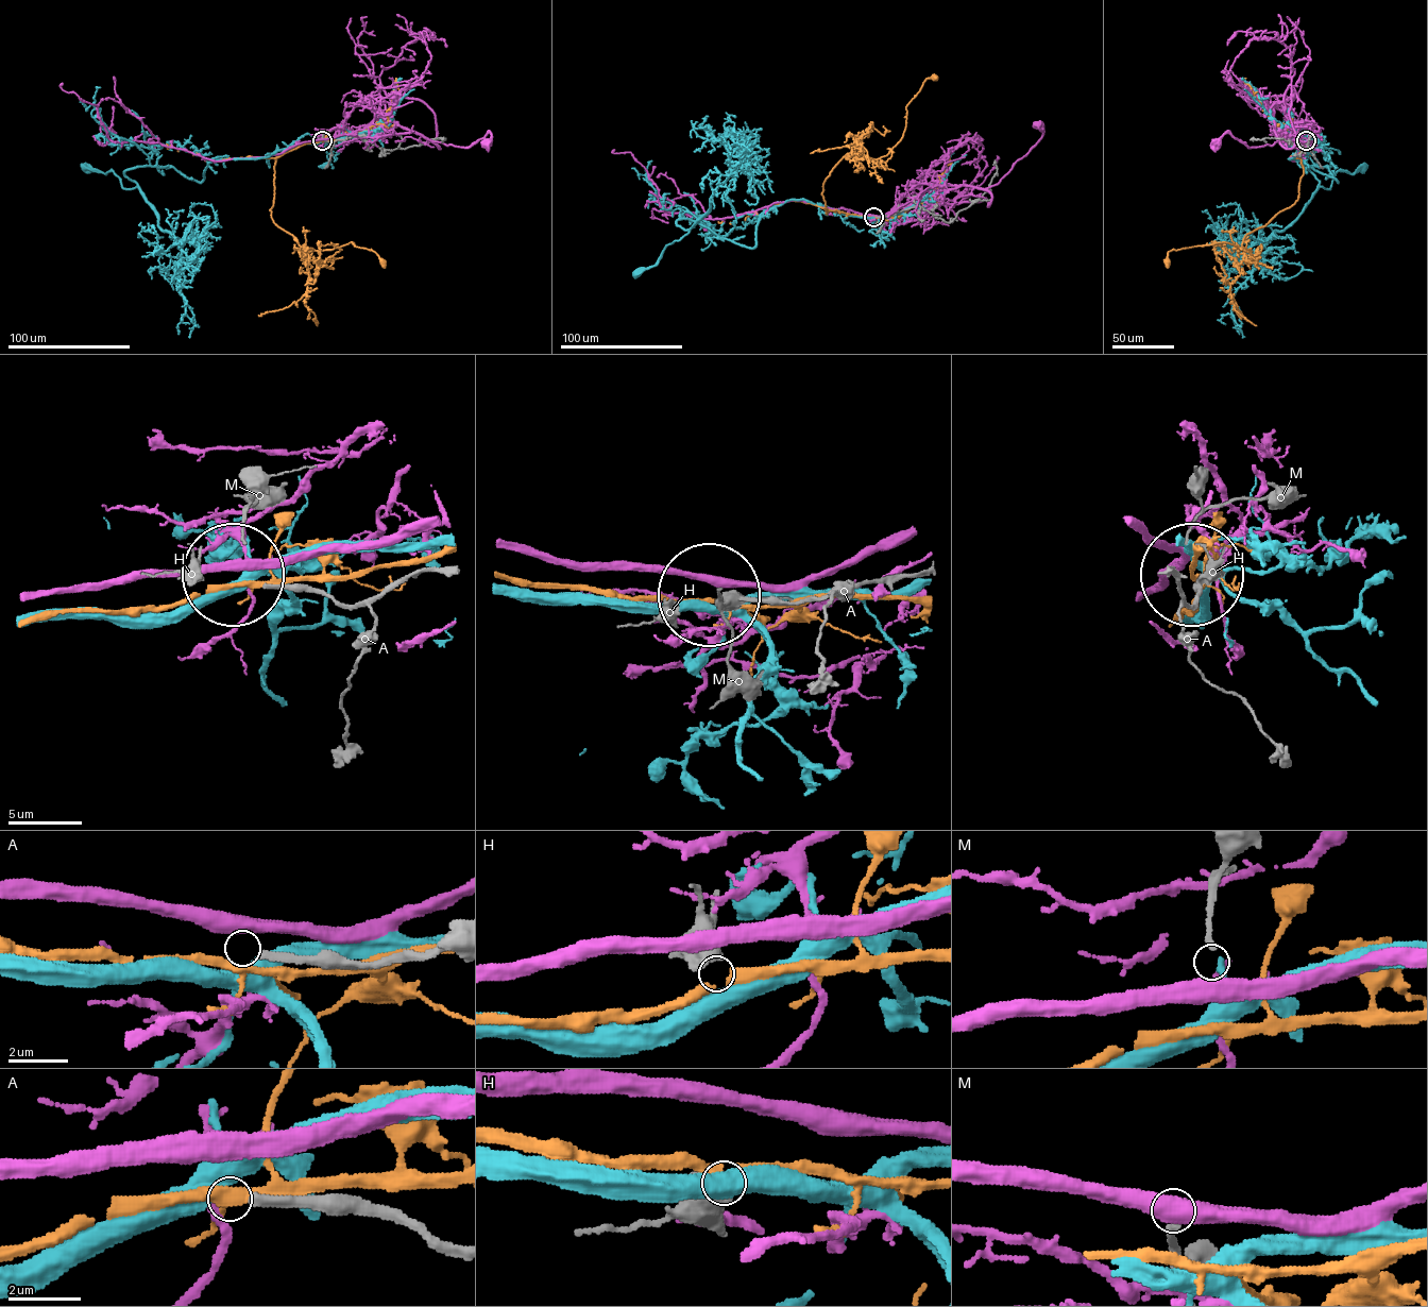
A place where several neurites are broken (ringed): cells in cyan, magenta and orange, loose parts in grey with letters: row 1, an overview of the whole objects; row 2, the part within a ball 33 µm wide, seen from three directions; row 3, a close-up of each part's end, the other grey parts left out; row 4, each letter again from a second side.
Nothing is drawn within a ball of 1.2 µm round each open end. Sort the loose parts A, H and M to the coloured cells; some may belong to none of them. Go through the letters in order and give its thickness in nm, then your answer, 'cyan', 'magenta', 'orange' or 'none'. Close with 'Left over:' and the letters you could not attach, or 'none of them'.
A: calibre 280 nm; none
H: calibre 750 nm; orange
M: calibre 190 nm; magenta
Left over: A

